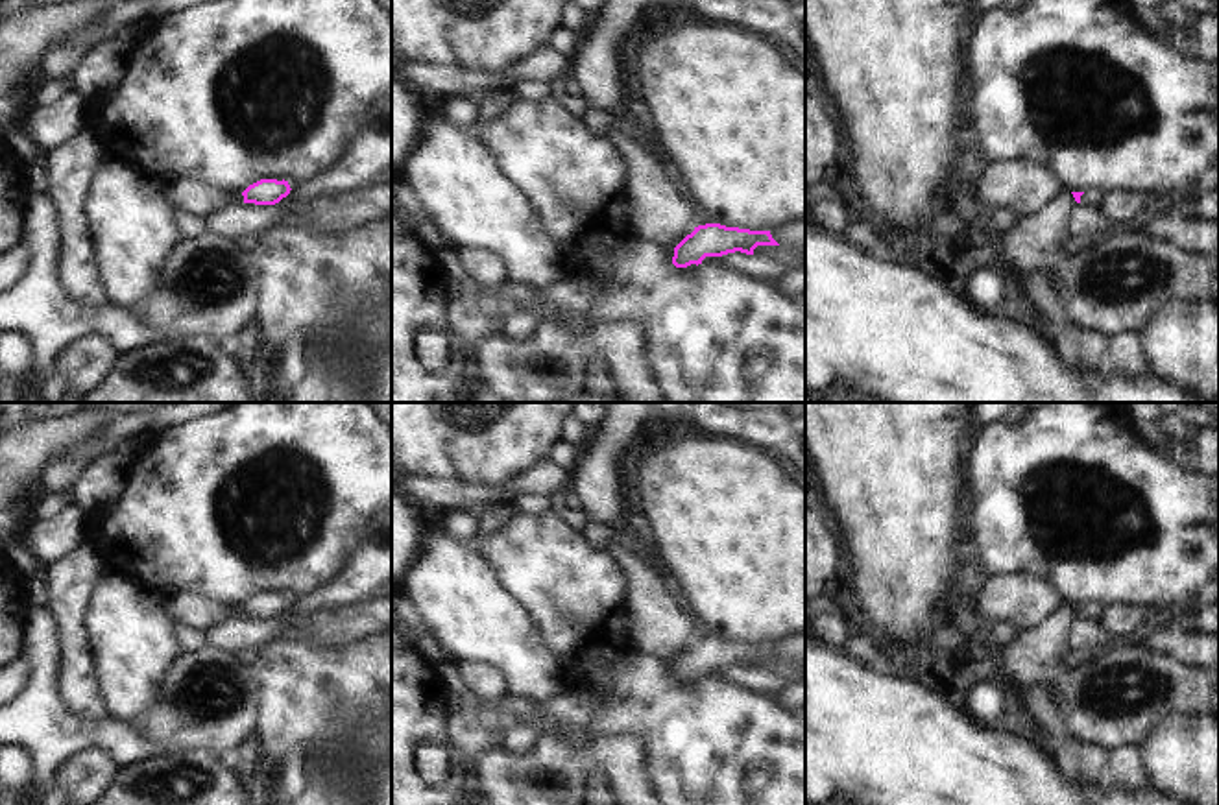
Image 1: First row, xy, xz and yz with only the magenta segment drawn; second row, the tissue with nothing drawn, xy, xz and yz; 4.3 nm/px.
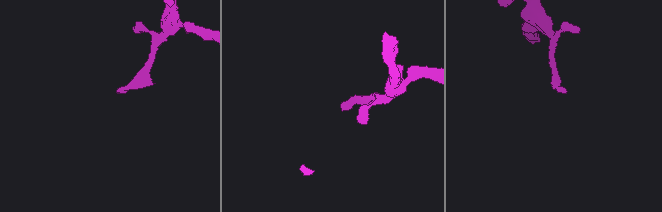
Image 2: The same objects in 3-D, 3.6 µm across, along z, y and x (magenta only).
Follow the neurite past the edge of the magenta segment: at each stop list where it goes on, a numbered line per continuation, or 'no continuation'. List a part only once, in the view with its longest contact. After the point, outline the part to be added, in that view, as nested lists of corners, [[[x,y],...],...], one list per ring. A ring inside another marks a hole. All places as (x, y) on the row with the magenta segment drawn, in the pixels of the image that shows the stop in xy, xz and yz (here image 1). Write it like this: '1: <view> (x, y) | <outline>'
1: yz (1090, 196) | [[[1088,188],[1082,196],[1080,196],[1080,201],[1082,203],[1088,203],[1088,205],[1093,205],[1093,207],[1101,207],[1103,203],[1103,194],[1097,192],[1095,188]]]

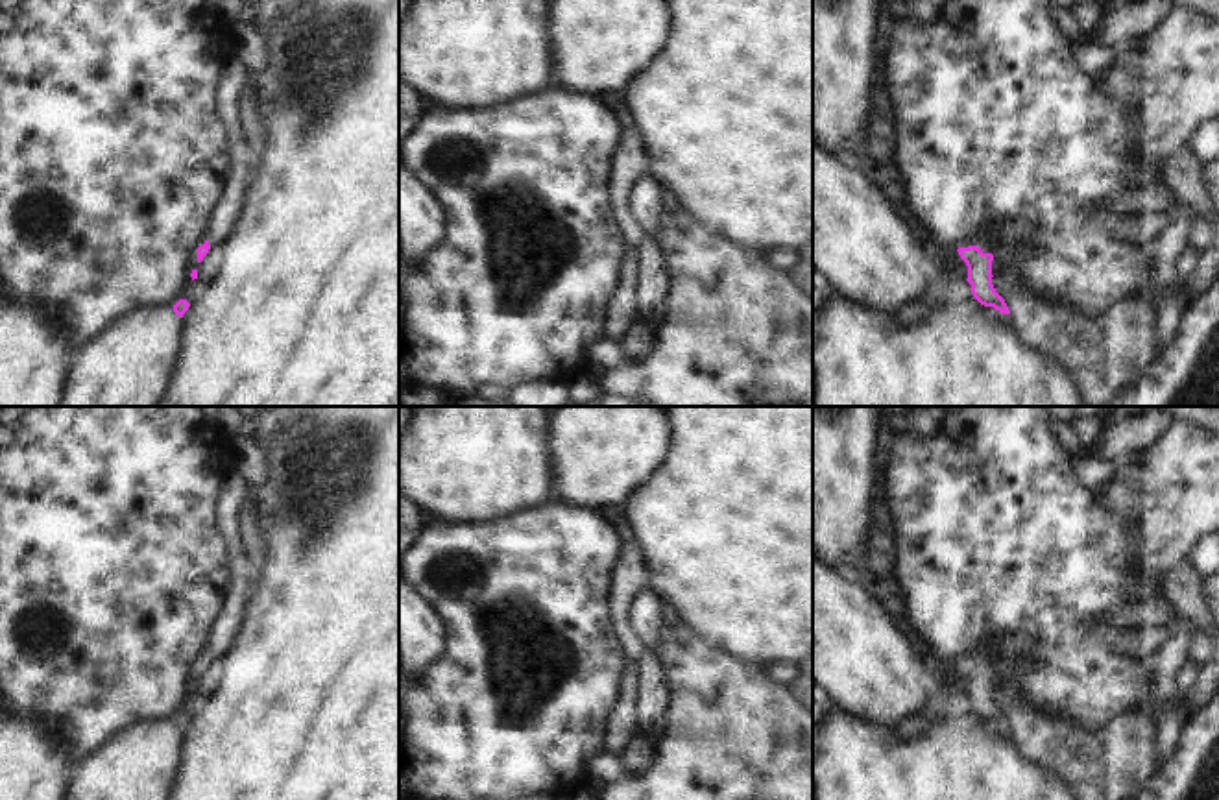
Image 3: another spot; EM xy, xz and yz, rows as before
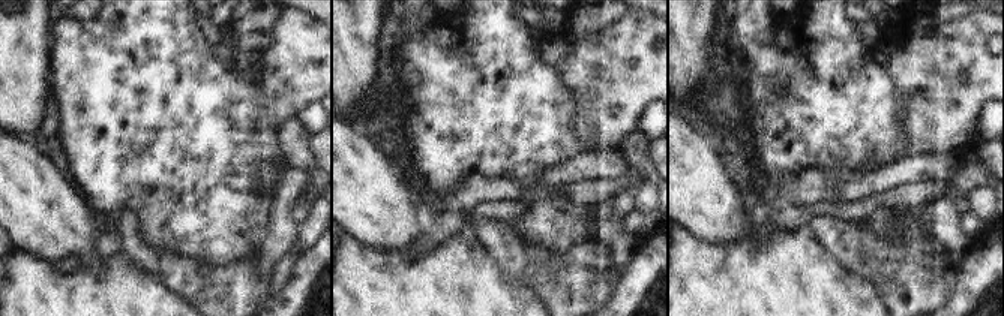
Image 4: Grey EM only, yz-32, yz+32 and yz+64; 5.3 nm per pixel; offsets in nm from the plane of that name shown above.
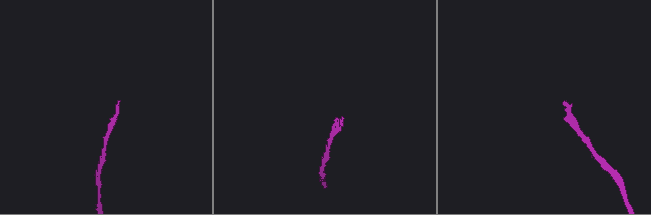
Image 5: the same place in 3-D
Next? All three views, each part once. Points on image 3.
1: yz (1011, 233) | [[[996,225],[994,236],[986,240],[983,235],[977,236],[975,246],[981,248],[983,253],[988,253],[988,249],[1001,240],[1007,242],[1025,242],[1027,238],[1032,238],[1036,235],[1034,225]]]

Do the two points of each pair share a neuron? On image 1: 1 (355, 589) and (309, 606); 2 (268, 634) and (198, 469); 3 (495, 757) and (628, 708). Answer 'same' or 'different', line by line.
1: same
2: different
3: different

